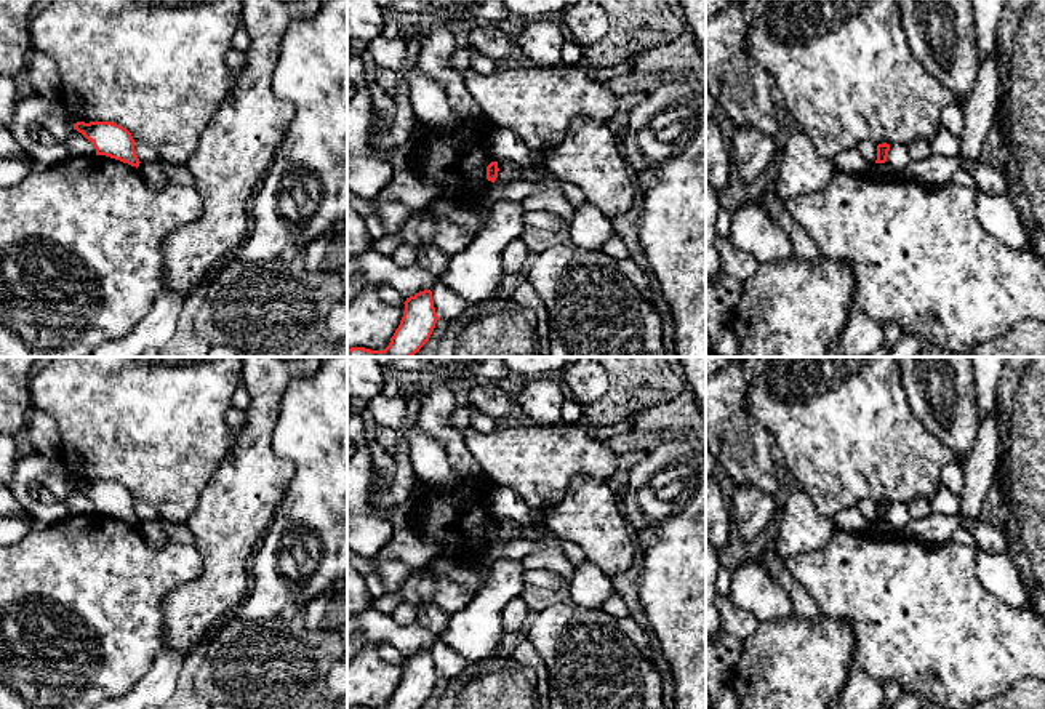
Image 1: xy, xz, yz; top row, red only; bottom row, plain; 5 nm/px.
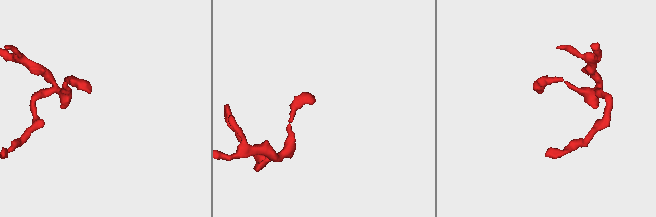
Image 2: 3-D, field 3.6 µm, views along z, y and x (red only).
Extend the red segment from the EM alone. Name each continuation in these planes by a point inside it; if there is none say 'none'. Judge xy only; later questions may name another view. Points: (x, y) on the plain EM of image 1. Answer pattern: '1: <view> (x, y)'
none

